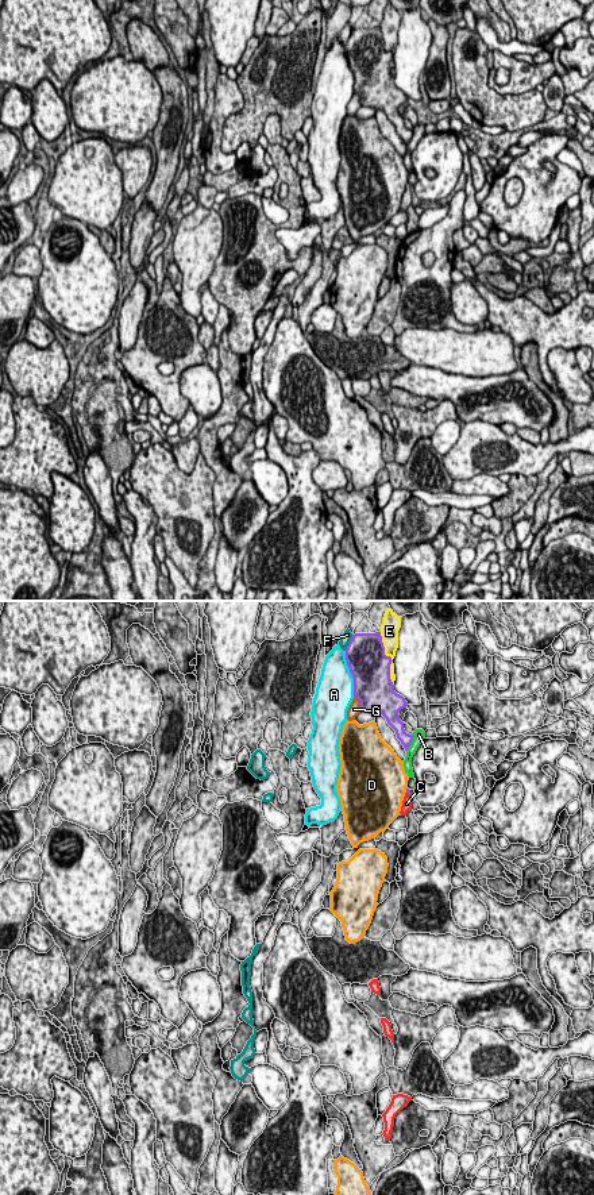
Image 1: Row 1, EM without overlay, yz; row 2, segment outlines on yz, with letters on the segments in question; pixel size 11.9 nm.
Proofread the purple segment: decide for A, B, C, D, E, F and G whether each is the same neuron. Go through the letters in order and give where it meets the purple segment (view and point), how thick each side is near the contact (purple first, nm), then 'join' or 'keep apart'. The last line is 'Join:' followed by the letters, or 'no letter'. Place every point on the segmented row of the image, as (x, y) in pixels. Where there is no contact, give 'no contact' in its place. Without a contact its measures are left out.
A: meets purple in yz at (351, 674); 480 nm thick on the purple side, 440 nm on the other; keep apart
B: meets purple in yz at (411, 743); 140 nm thick on the purple side, 160 nm on the other; keep apart
C: meets purple in yz at (408, 793); 50 nm thick on the purple side, 130 nm on the other; join
D: meets purple in yz at (407, 790); 50 nm thick on the purple side, 480 nm on the other; keep apart
E: meets purple in yz at (389, 656); 440 nm thick on the purple side, 190 nm on the other; keep apart
F: meets purple in yz at (348, 643); 480 nm thick on the purple side, 120 nm on the other; keep apart
G: meets purple in yz at (361, 704); 460 nm thick on the purple side, 140 nm on the other; keep apart
Join: C

